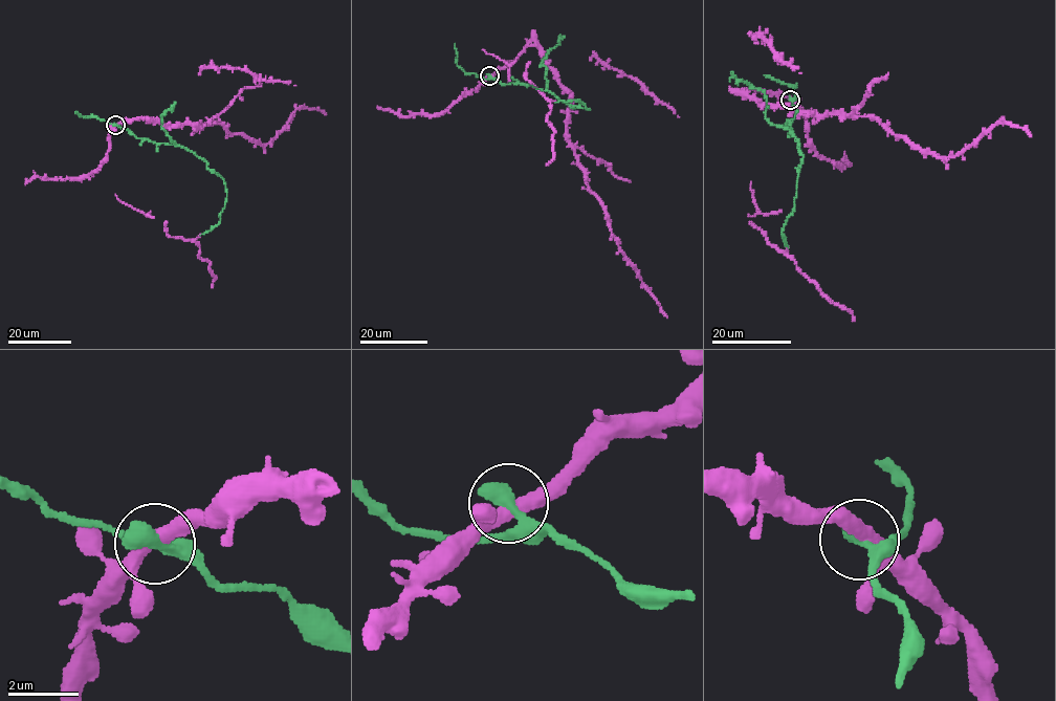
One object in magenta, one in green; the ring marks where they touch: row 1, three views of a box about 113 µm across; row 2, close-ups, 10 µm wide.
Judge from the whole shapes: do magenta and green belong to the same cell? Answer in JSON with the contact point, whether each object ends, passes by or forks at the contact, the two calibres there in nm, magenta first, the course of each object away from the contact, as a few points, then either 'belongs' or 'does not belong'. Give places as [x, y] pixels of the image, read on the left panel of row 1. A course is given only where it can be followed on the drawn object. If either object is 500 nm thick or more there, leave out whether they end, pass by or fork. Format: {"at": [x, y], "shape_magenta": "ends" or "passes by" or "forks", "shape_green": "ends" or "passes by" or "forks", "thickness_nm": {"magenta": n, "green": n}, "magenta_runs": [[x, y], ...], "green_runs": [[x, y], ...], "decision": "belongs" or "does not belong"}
{"at": [115, 125], "shape_magenta": "passes by", "shape_green": "passes by", "thickness_nm": {"magenta": 400, "green": 400}, "magenta_runs": [[115, 125], [139, 117], [197, 127], [216, 122], [261, 144], [282, 131], [298, 108], [317, 108], [326, 114]], "green_runs": [[115, 125], [137, 137], [186, 148], [223, 180], [226, 200], [220, 222], [200, 235]], "decision": "belongs"}

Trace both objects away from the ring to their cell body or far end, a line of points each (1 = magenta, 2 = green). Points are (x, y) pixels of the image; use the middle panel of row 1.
1: (489, 75), (527, 45), (537, 47), (570, 97), (567, 139), (585, 180), (620, 252), (667, 318)
2: (489, 75), (501, 83), (522, 84), (548, 90), (572, 108), (589, 109), (578, 100), (555, 102)

